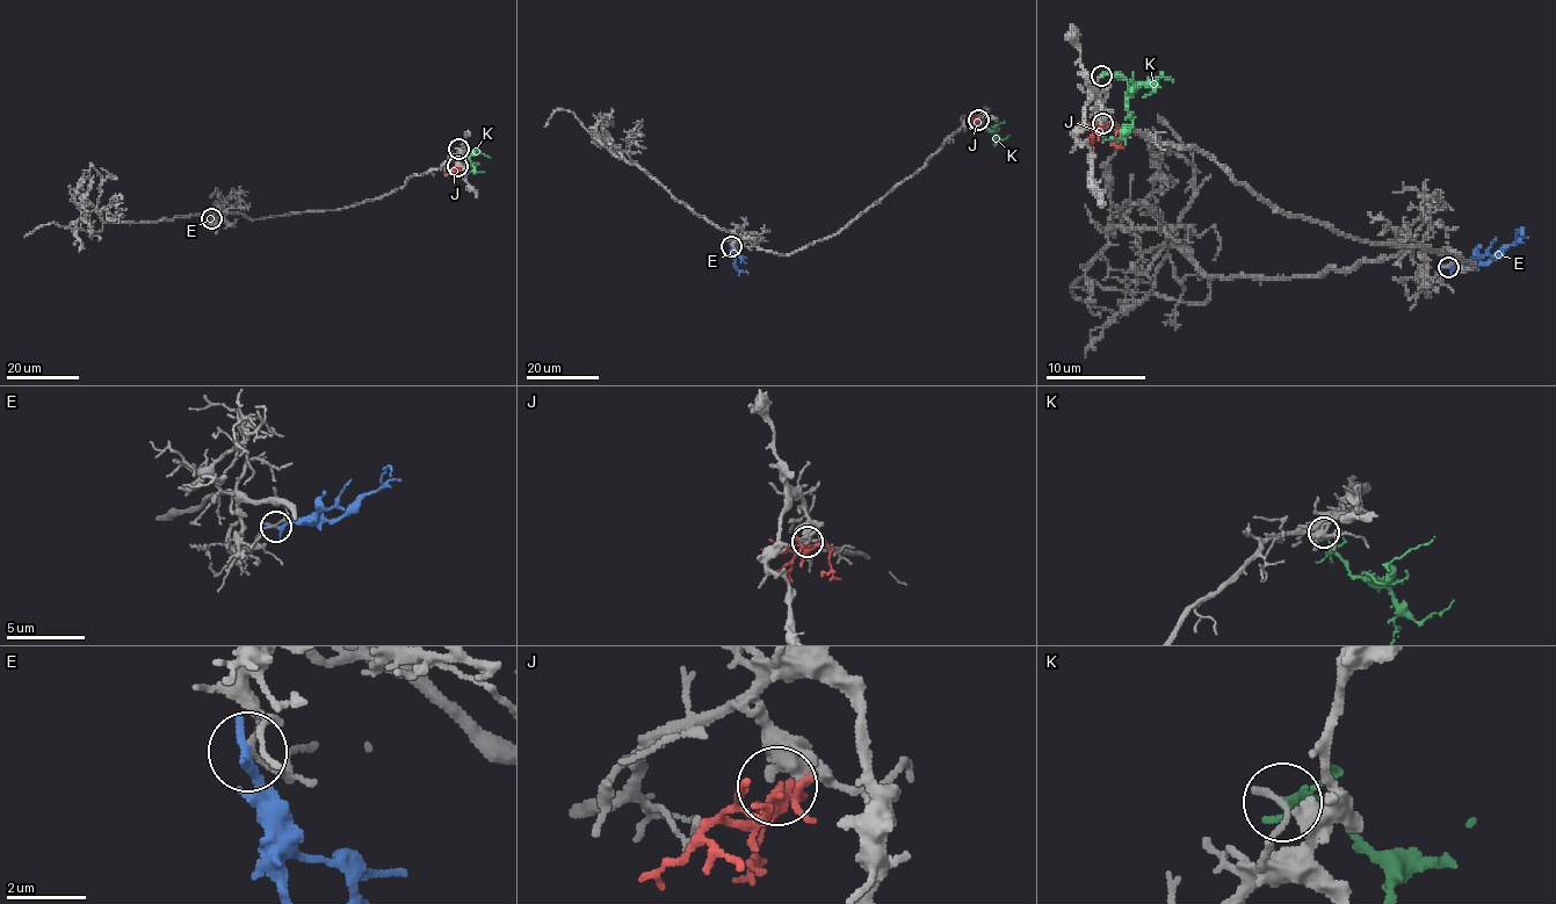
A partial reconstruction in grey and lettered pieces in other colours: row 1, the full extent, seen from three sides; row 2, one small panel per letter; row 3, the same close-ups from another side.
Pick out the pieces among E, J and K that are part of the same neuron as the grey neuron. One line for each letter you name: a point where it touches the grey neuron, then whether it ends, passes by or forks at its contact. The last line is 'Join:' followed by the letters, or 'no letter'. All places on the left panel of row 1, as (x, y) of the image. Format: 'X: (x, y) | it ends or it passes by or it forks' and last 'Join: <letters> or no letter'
Join: no letter

